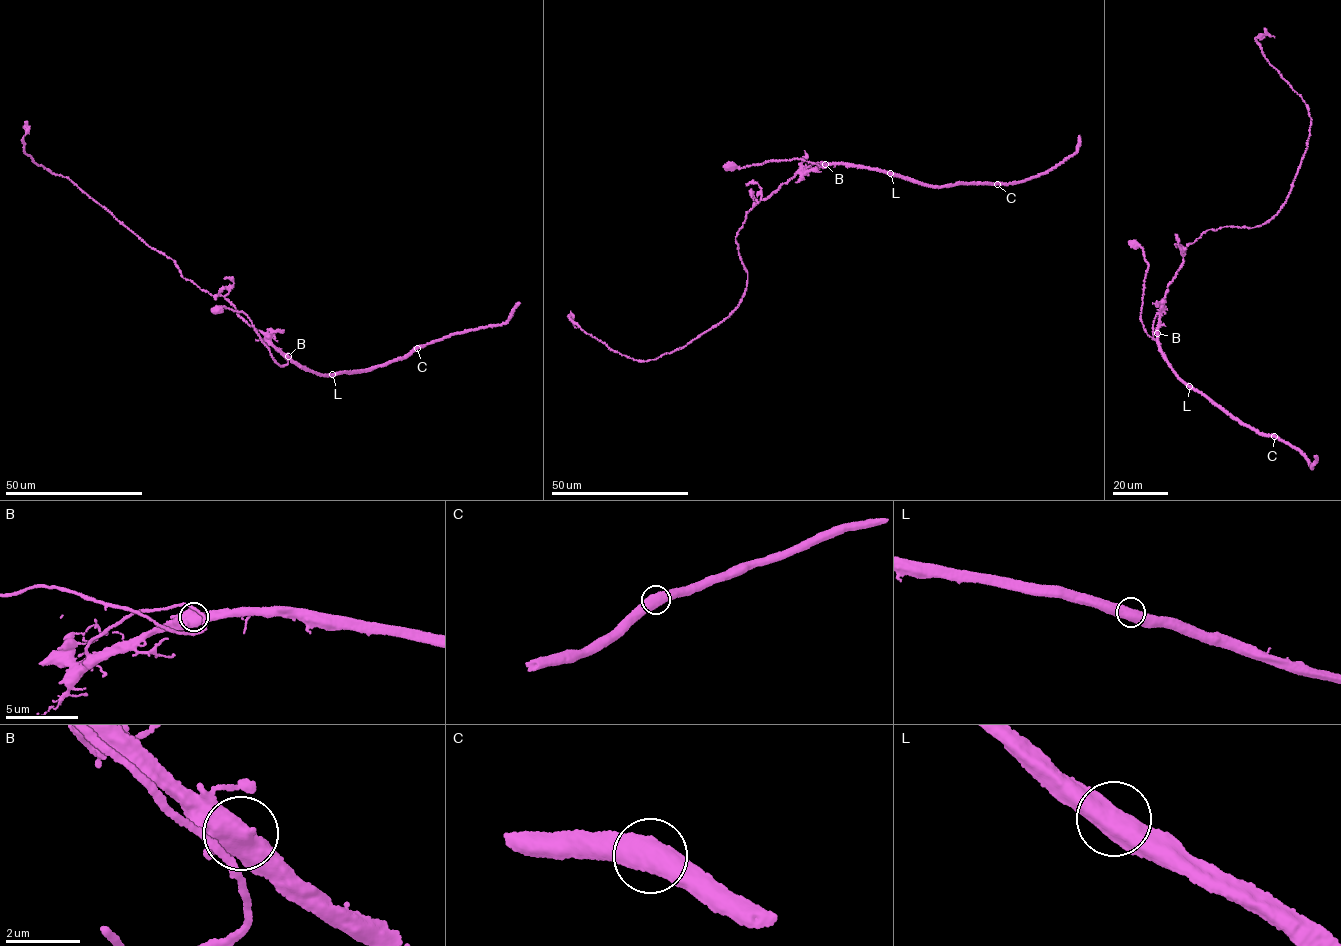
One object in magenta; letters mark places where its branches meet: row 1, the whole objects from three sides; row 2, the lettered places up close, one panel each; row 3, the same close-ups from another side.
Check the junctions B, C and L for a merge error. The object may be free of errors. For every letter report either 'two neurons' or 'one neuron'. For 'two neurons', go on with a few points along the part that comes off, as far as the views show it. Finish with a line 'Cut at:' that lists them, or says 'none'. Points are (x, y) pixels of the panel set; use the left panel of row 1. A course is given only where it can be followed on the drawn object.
B: two neurons; course (288, 356), (223, 296), (183, 277), (174, 261), (67, 178), (34, 162), (24, 150), (24, 127)
C: one neuron
L: one neuron
Cut at: B

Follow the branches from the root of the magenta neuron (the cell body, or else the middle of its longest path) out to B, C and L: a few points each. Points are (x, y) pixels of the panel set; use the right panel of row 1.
B: (1133, 244), (1140, 246), (1149, 265), (1140, 319), (1145, 332), (1155, 339), (1153, 326), (1160, 313), (1157, 333)
C: (1133, 244), (1149, 265), (1141, 321), (1155, 339), (1160, 313), (1158, 340), (1174, 372), (1243, 424), (1274, 436)
L: (1133, 244), (1149, 265), (1140, 315), (1145, 332), (1155, 339), (1159, 312), (1159, 344), (1189, 386)

